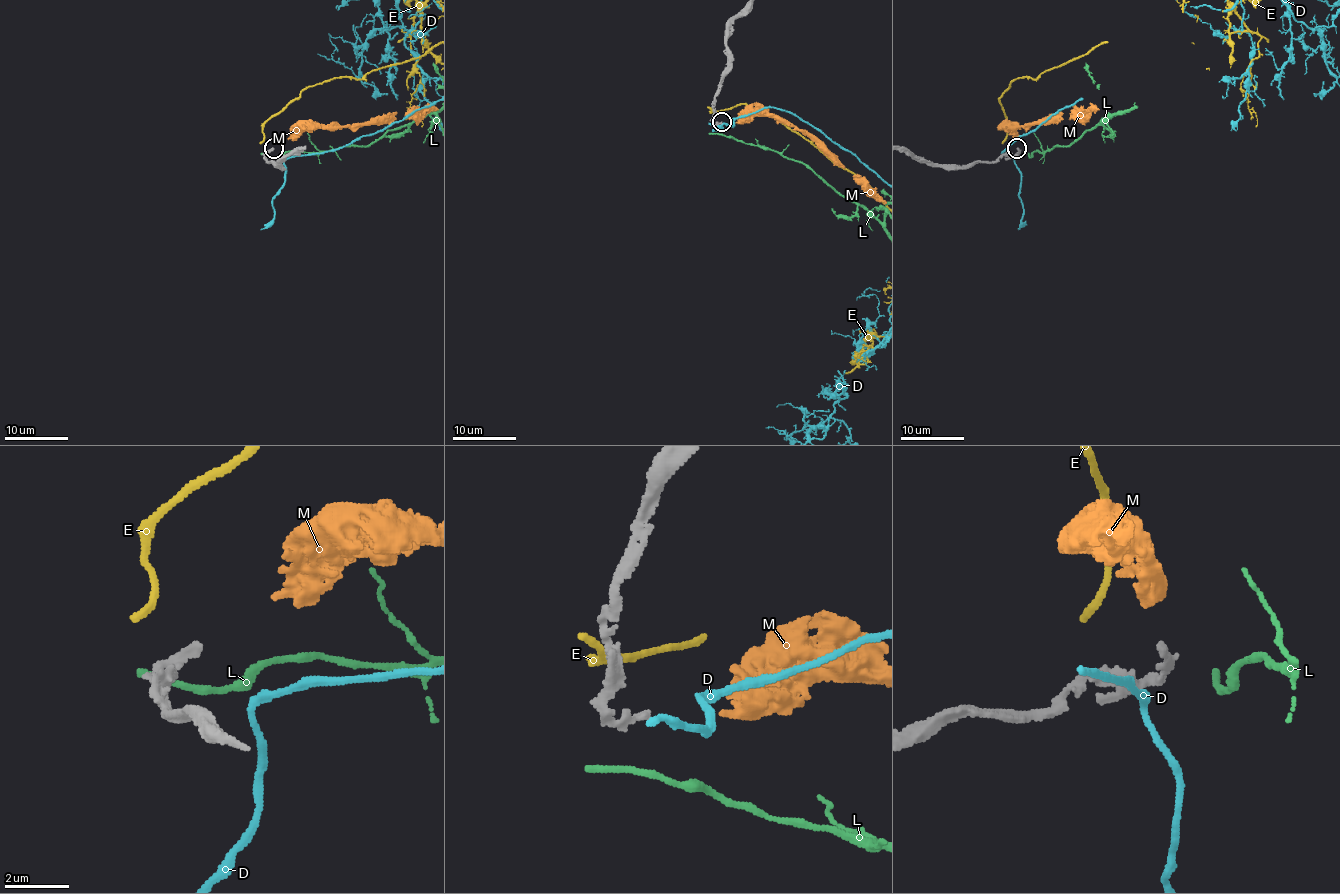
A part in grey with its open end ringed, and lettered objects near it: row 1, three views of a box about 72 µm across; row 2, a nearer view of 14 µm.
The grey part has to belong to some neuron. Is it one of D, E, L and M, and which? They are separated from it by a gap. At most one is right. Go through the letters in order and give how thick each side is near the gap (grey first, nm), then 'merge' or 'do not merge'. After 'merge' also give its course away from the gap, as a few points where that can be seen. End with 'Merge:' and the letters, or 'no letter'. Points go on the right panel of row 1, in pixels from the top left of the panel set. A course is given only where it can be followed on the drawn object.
D: 240/240 nm | do not merge
E: 240/300 nm | do not merge
L: 240/200 nm | do not merge
M: 240/320 nm | merge | via (1017, 139), (1011, 128), (1049, 124), (1063, 113), (1086, 115), (1099, 108)
Merge: M

